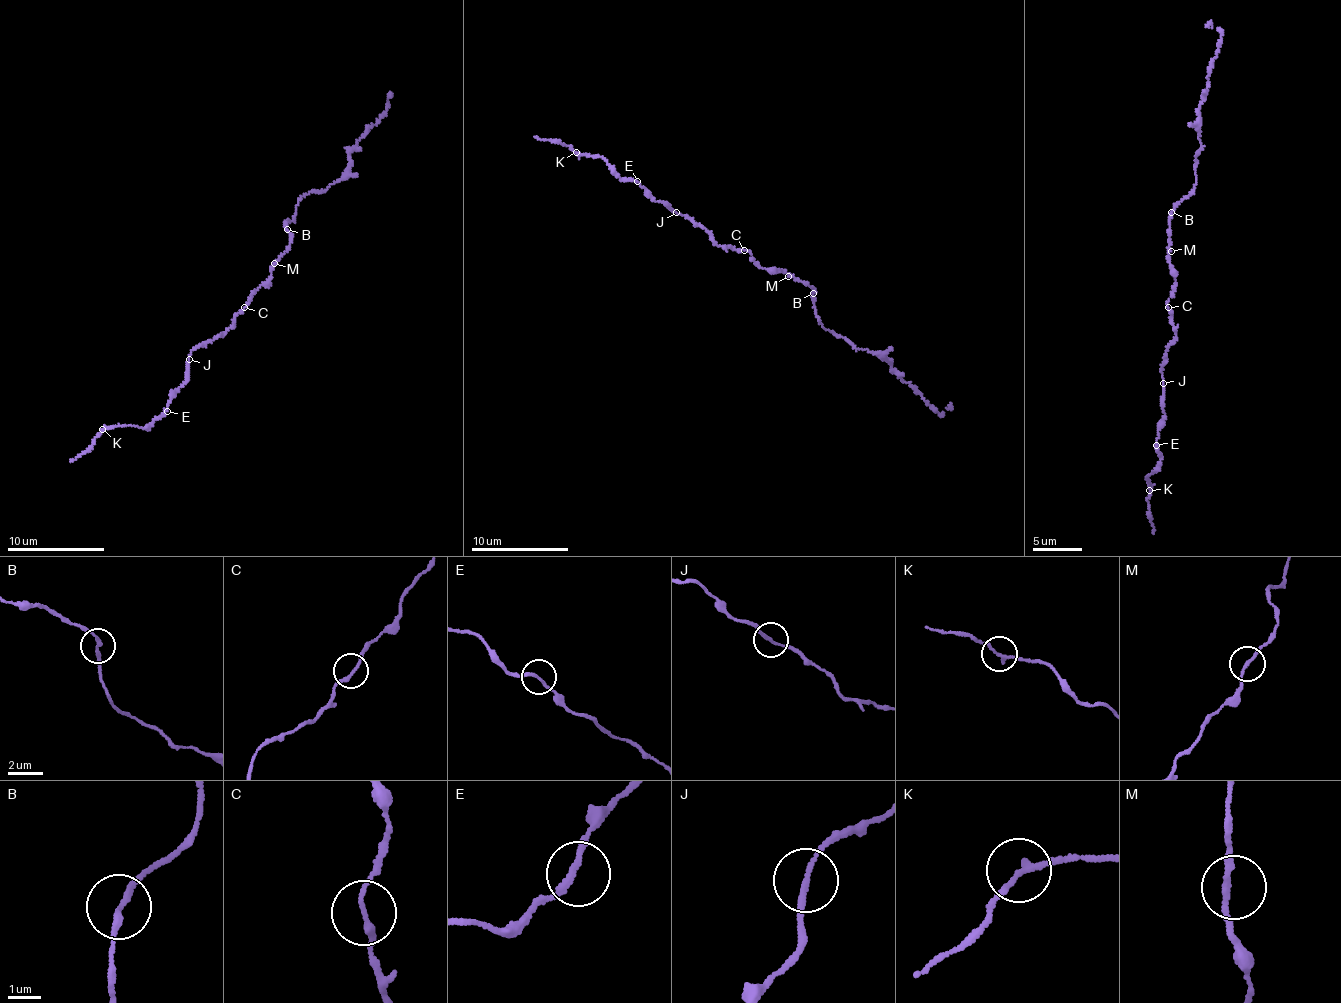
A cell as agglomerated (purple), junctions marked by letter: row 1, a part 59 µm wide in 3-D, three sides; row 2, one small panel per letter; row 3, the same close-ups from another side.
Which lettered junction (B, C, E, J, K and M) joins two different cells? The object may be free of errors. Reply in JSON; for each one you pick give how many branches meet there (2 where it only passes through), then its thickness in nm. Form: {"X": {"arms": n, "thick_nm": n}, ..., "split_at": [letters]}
{"split_at": []}

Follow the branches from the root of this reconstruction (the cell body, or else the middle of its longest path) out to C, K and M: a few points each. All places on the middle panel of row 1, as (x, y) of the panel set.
C: (765, 268), (744, 250)
K: (765, 268), (747, 250), (719, 245), (638, 182), (623, 180), (600, 156), (577, 153)
M: (765, 268), (781, 270), (788, 276)

